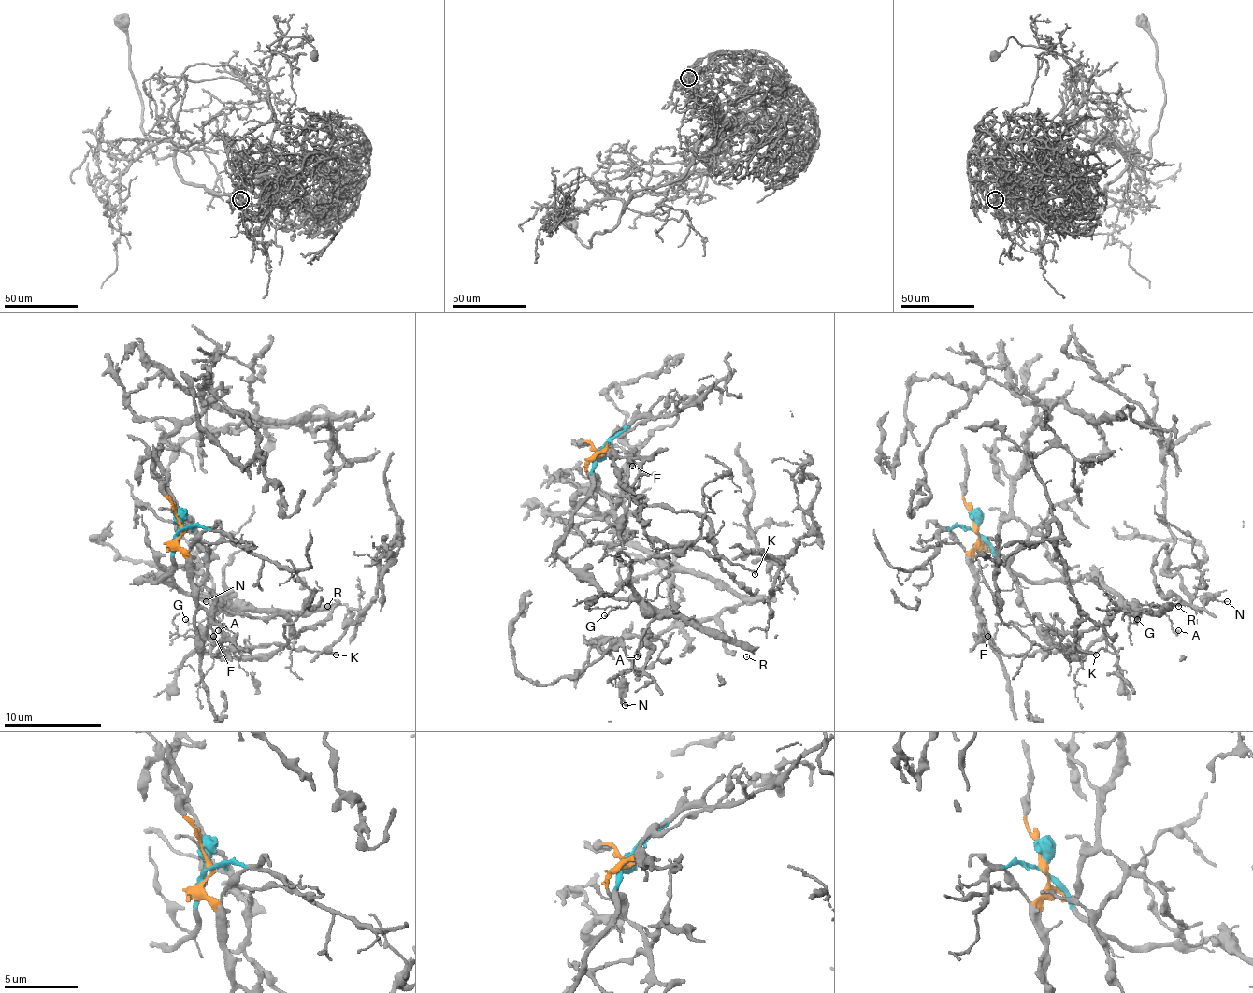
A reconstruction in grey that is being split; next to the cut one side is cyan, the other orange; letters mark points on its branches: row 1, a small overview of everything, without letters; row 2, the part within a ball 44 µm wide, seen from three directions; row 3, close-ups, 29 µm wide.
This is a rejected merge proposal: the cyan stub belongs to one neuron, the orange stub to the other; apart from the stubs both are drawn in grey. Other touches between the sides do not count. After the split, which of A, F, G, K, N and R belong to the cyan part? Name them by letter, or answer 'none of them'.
A, G, N, R

